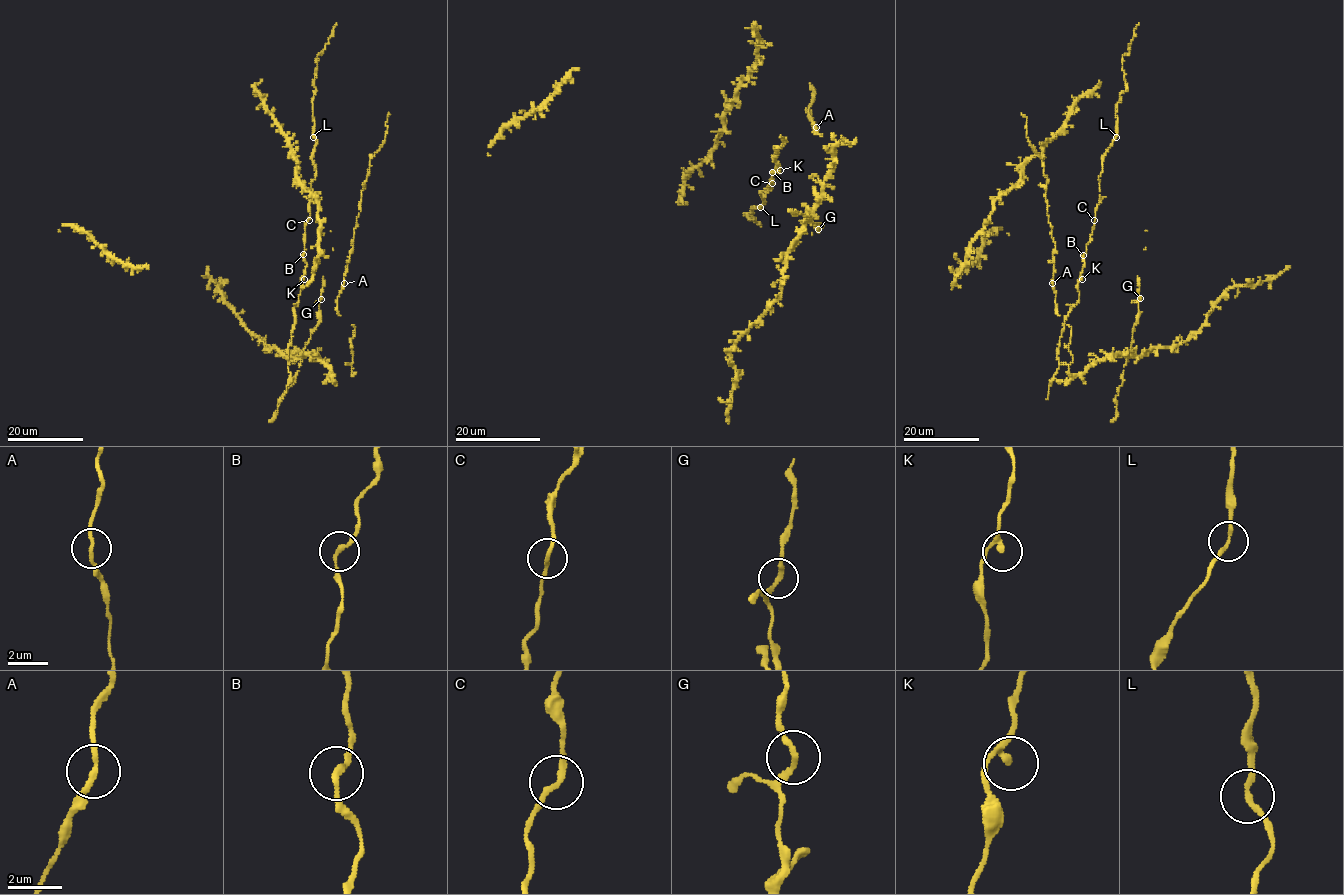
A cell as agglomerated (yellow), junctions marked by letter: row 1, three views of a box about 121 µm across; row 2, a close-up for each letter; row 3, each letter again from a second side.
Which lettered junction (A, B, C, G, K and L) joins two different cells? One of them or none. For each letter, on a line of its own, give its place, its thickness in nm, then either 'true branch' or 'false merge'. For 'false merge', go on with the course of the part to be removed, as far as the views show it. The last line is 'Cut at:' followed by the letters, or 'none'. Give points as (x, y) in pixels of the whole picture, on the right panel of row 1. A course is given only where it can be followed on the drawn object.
A: (1052, 283) | 190 nm | true branch
B: (1083, 255) | 200 nm | true branch
C: (1094, 220) | 200 nm | true branch
G: (1140, 298) | 200 nm | true branch
K: (1082, 279) | 200 nm | true branch
L: (1116, 137) | 190 nm | true branch
Cut at: none

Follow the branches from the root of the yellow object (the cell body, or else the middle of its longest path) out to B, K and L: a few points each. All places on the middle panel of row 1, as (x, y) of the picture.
B: (769, 188), (773, 184), (769, 182), (775, 175), (772, 172)
K: (769, 188), (773, 184), (769, 182), (775, 175), (773, 171), (780, 170)
L: (769, 188), (761, 191), (765, 201), (760, 207)

